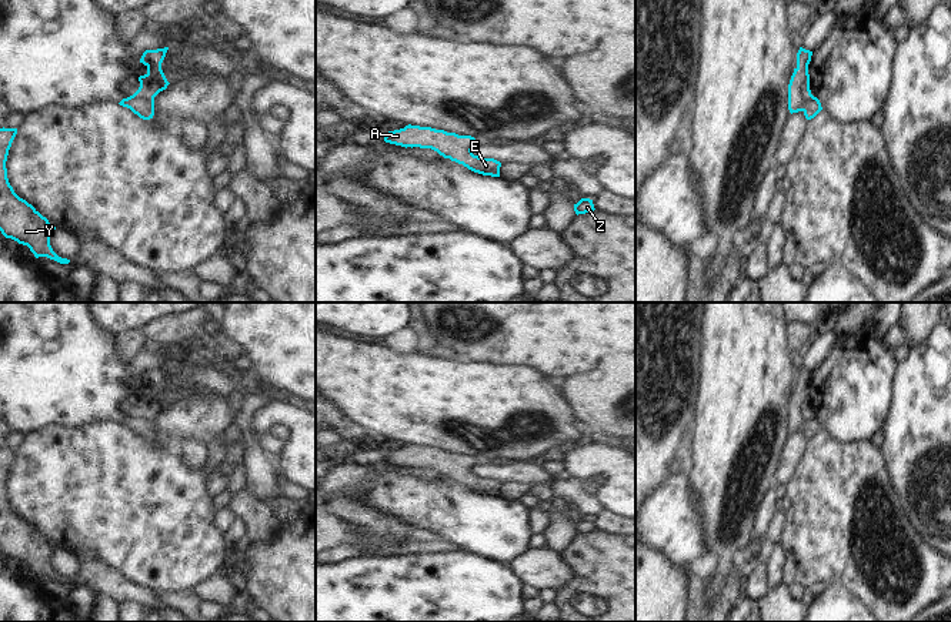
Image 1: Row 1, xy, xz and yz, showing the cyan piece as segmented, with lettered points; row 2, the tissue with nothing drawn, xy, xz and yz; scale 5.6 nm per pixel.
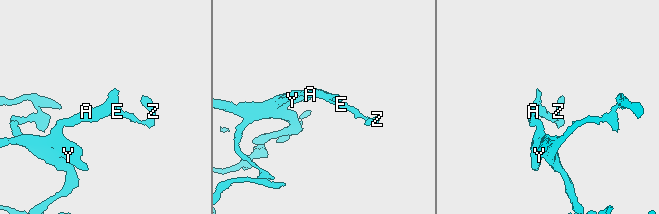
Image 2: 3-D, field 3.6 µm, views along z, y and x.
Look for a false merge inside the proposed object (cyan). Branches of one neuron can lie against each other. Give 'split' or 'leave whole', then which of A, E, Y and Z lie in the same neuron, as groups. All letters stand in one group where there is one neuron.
leave whole; groups A E Y Z

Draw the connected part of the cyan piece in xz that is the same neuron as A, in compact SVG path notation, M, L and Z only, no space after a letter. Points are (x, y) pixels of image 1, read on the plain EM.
M408 444L404 448L386 452L384 461L406 468L431 468L444 478L463 484L474 492L500 496L500 481L473 474L471 469L478 461L471 455Z

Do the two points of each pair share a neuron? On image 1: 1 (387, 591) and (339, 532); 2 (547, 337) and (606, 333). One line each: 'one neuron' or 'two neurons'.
1: two neurons
2: one neuron

